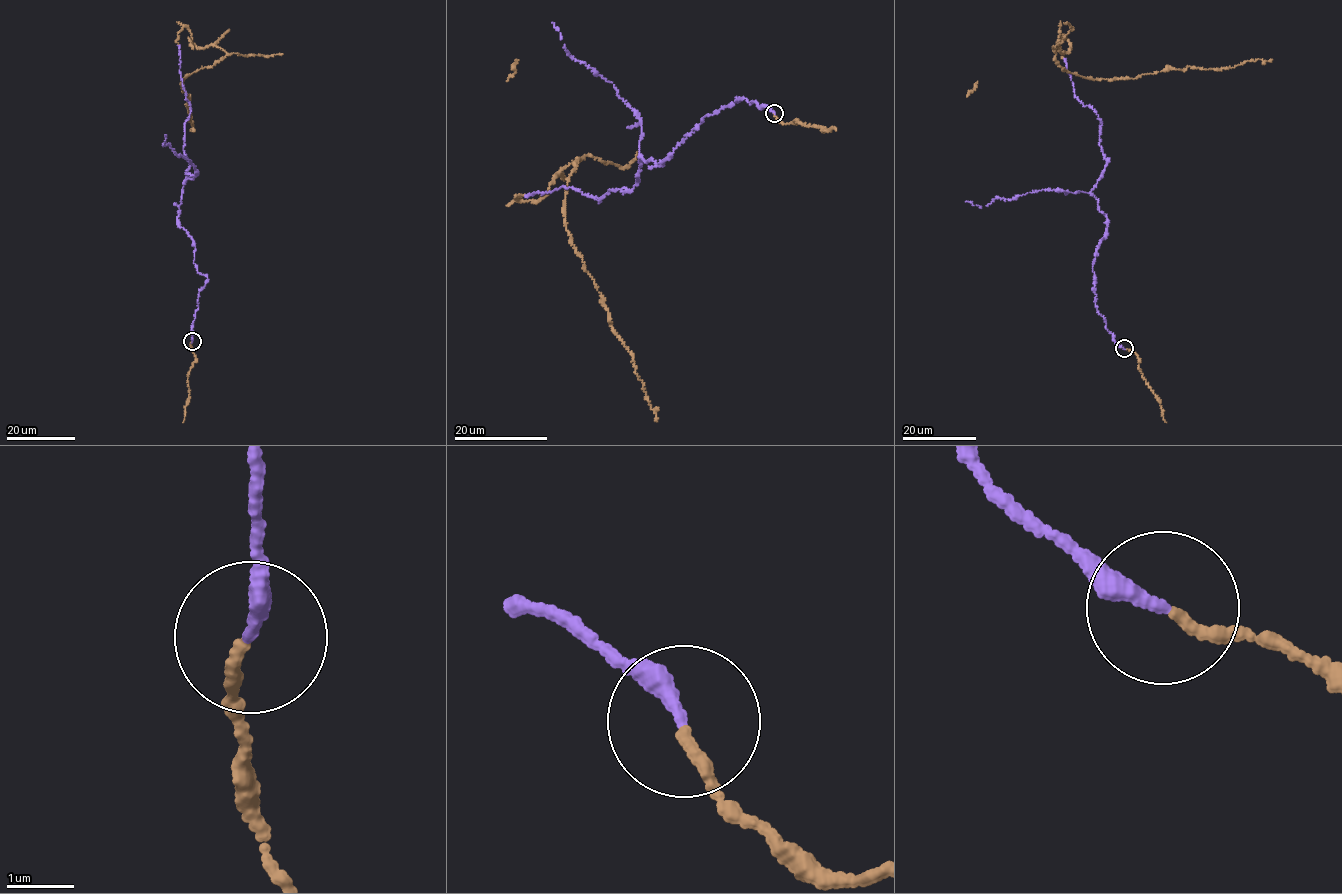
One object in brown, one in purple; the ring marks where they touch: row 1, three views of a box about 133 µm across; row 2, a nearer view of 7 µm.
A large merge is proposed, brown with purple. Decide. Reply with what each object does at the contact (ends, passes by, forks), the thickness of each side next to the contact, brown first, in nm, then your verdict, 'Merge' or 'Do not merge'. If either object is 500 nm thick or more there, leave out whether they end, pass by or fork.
At the ring brown ends. At the ring purple ends. Thickness 170 nm (brown) against 240 nm. Merge

